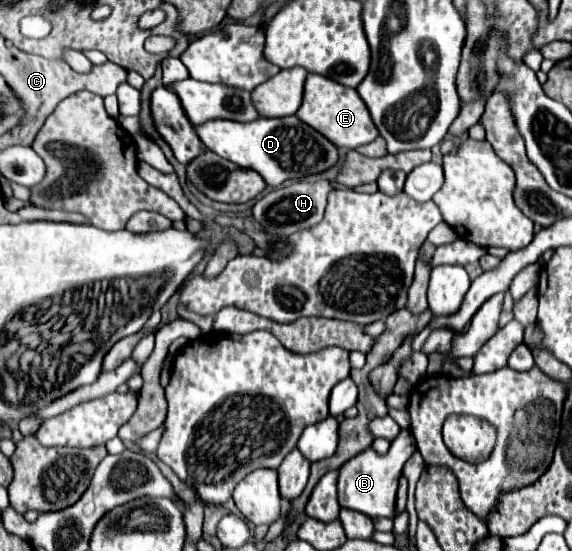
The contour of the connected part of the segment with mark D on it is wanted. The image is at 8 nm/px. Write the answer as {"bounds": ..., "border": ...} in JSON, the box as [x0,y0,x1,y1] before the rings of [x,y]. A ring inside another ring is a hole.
{"bounds":[194,115,338,187],"border":[[[294,115],[282,119],[258,119],[252,123],[208,121],[194,129],[210,151],[242,169],[254,169],[270,187],[280,187],[286,179],[302,179],[324,173],[338,161],[338,147]]]}

